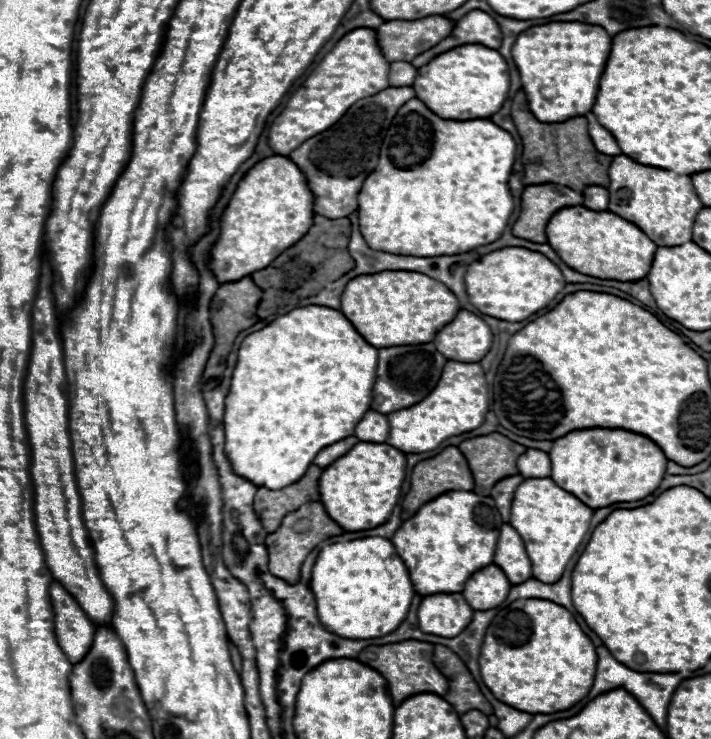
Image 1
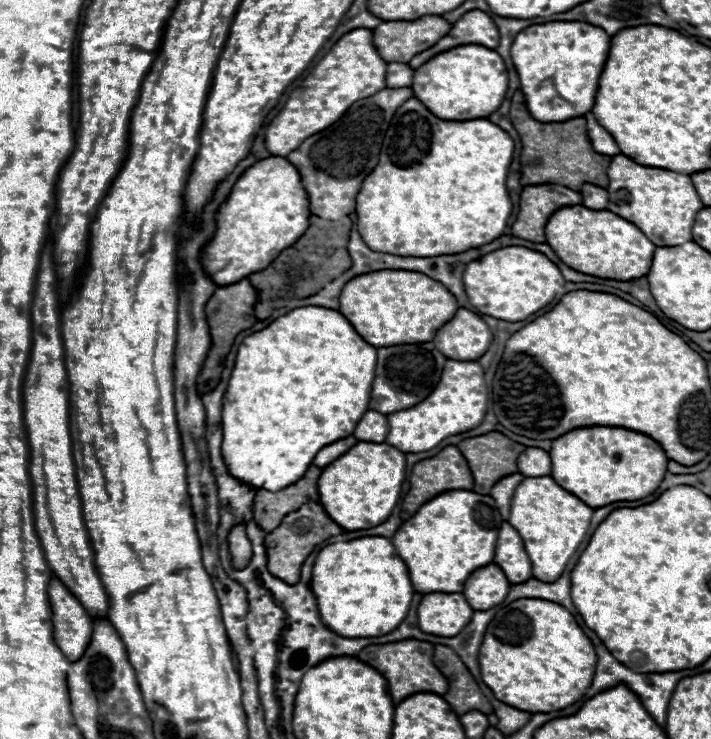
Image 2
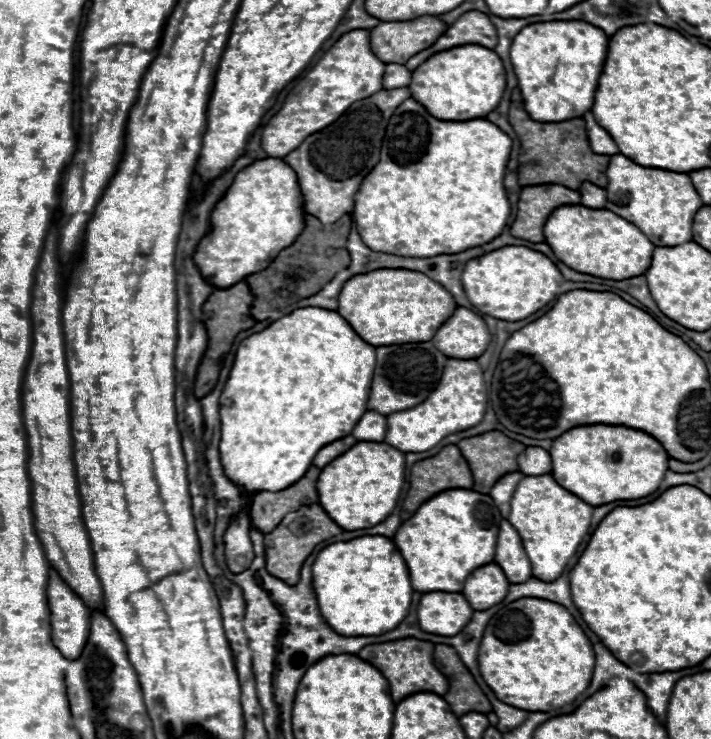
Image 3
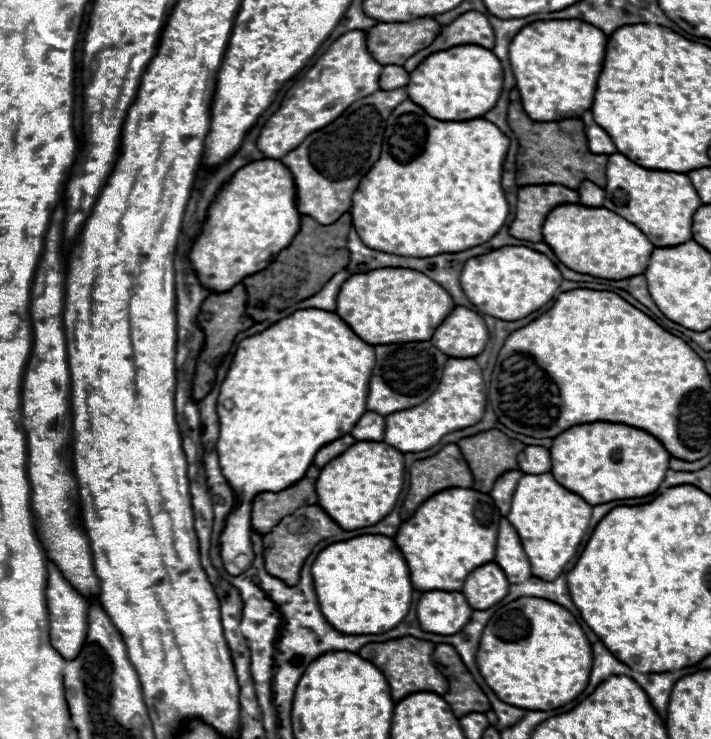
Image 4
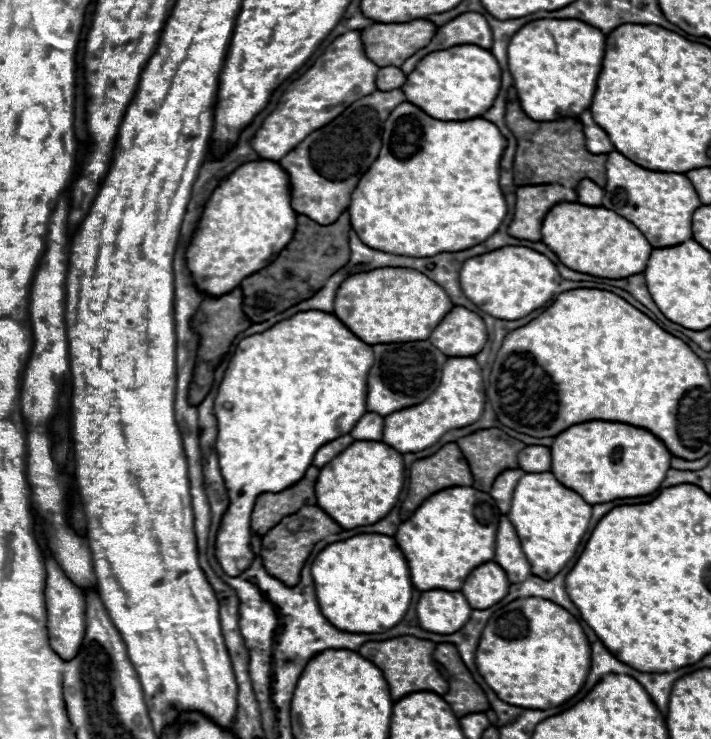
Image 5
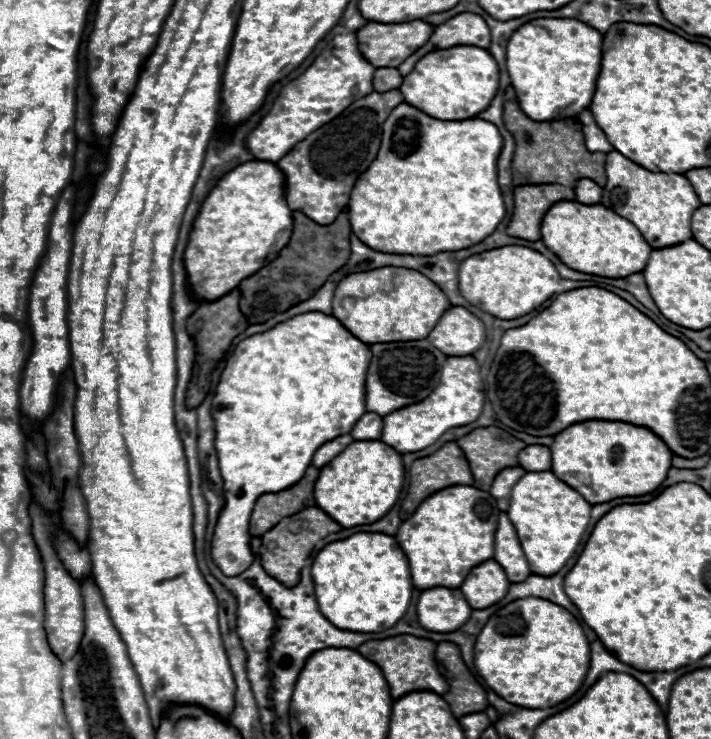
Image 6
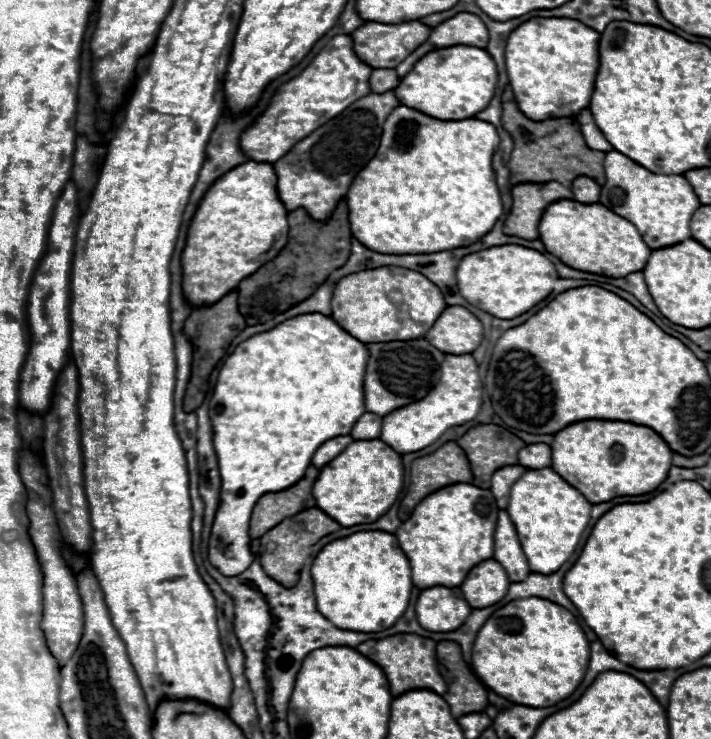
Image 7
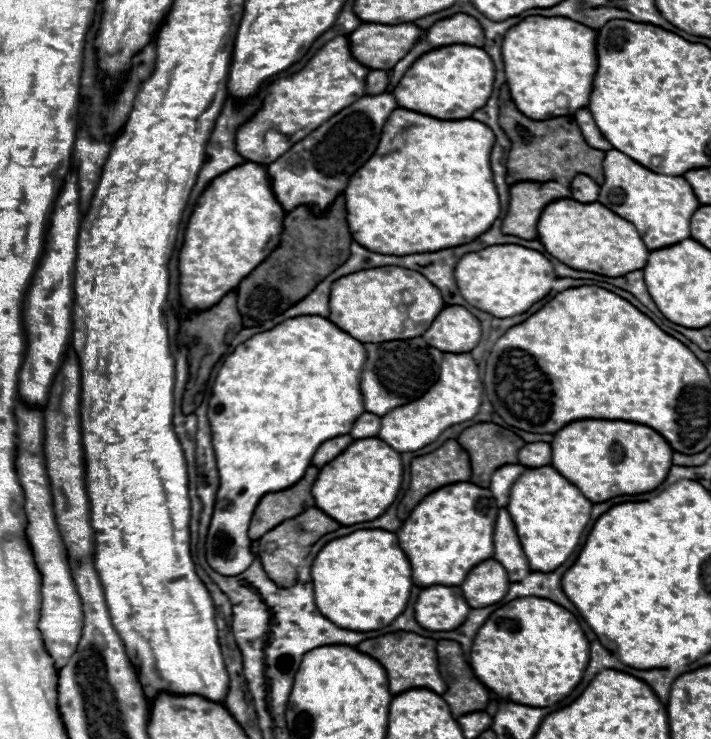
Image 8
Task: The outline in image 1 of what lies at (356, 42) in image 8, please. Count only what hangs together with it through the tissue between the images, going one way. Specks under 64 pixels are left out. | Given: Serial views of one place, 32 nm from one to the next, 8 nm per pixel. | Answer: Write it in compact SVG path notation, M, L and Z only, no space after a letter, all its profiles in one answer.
M436 16L420 18L420 22L386 22L376 34L382 52L390 62L412 62L418 54L444 40L454 26L454 20Z

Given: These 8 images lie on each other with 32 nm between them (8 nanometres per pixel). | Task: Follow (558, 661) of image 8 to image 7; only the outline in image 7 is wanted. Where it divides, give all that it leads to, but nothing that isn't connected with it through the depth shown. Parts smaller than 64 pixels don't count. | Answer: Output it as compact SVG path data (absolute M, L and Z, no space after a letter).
M520 598L496 610L472 648L476 676L498 696L528 708L548 708L568 698L588 668L588 640L576 618L542 598Z

